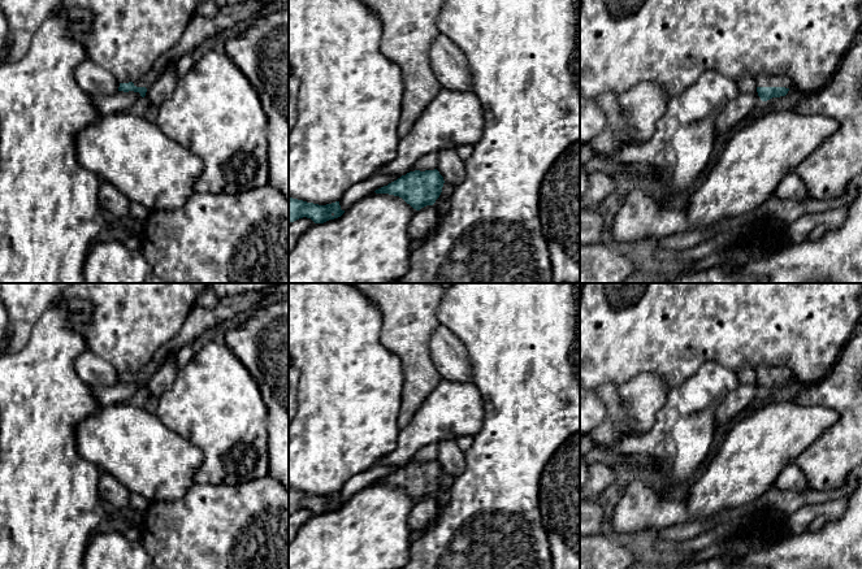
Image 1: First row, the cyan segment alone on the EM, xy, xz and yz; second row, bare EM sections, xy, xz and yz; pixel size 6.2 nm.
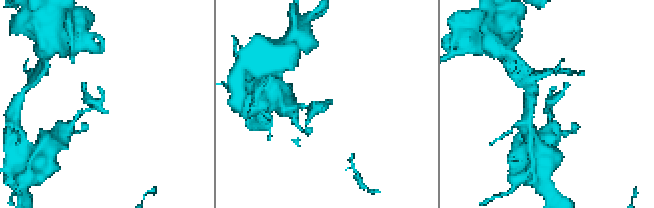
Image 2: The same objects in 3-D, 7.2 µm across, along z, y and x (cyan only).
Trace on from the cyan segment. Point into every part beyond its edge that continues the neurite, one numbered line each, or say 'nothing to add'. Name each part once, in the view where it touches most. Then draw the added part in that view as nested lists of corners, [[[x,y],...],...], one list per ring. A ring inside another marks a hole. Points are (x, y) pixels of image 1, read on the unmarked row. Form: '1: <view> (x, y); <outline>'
1: yz (765, 370); [[[761,364],[755,369],[757,378],[785,378],[793,377],[792,372],[787,366]]]

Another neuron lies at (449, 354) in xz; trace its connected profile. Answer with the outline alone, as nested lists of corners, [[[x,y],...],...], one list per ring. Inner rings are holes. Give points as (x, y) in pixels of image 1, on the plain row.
[[[439,325],[429,339],[429,351],[442,379],[472,383],[472,369],[464,343]]]

